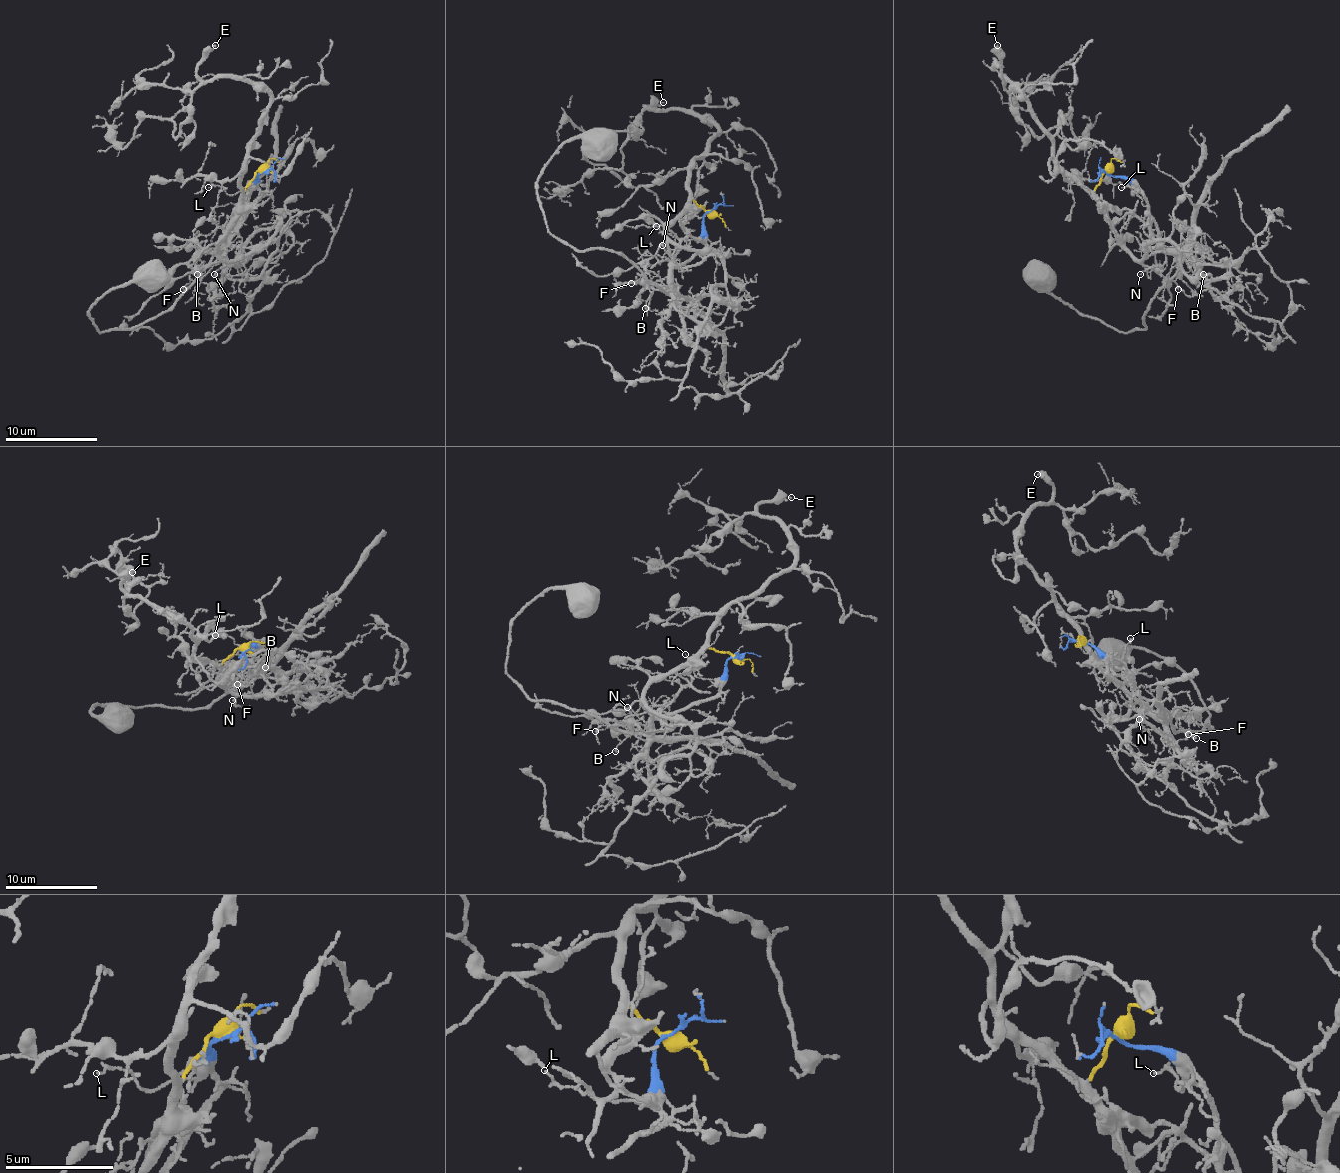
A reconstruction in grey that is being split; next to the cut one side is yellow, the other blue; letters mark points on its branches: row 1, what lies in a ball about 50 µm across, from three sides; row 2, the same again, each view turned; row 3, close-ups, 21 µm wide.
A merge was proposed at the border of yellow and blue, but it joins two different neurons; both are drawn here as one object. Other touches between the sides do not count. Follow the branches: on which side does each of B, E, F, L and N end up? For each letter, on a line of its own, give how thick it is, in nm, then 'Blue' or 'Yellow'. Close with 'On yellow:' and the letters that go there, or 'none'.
B: Thickness 110 nm. Blue
E: Thickness 120 nm. Yellow
F: Thickness 110 nm. Blue
L: Thickness 130 nm. Blue
N: Thickness 110 nm. Blue
On yellow: E

